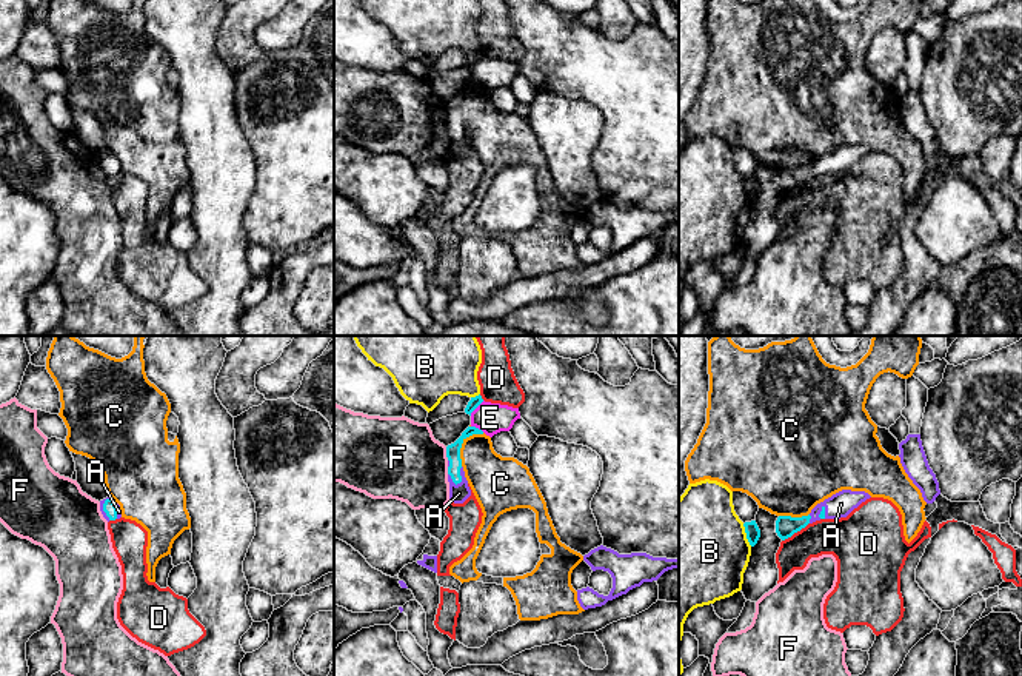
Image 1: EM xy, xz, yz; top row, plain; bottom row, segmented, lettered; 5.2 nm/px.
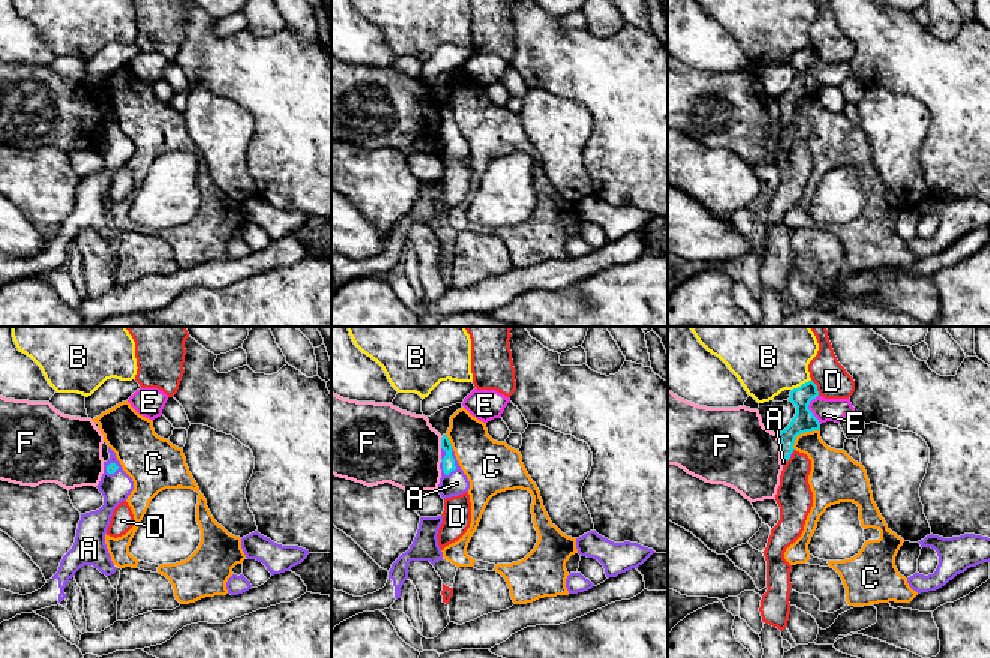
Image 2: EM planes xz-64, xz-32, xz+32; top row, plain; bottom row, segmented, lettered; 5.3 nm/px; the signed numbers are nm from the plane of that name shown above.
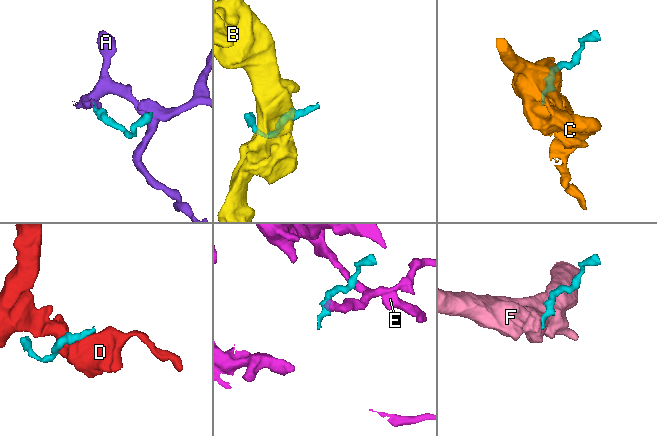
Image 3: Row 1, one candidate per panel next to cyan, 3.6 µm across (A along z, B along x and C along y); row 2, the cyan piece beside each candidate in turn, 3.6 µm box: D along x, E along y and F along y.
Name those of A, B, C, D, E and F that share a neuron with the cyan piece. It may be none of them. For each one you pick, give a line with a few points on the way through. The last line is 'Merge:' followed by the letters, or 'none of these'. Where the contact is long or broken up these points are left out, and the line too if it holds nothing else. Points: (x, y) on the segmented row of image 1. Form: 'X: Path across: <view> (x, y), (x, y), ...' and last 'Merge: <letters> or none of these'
A: Path across: xy (110, 508), (116, 507), (119, 512)
Merge: A

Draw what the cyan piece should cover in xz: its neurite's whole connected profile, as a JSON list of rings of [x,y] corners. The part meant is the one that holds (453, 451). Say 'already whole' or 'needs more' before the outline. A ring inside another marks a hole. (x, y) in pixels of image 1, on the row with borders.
needs more; [[[468,427],[454,443],[446,447],[449,502],[454,504],[463,504],[471,496],[462,467],[460,448],[463,440],[473,434],[483,434],[483,431],[476,427]]]

